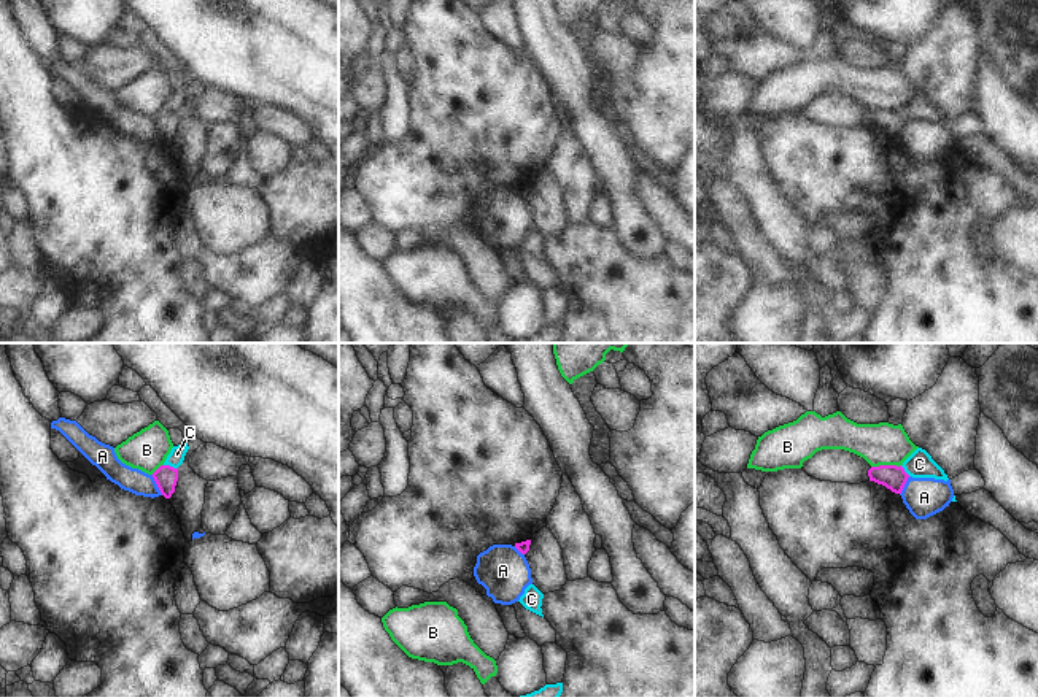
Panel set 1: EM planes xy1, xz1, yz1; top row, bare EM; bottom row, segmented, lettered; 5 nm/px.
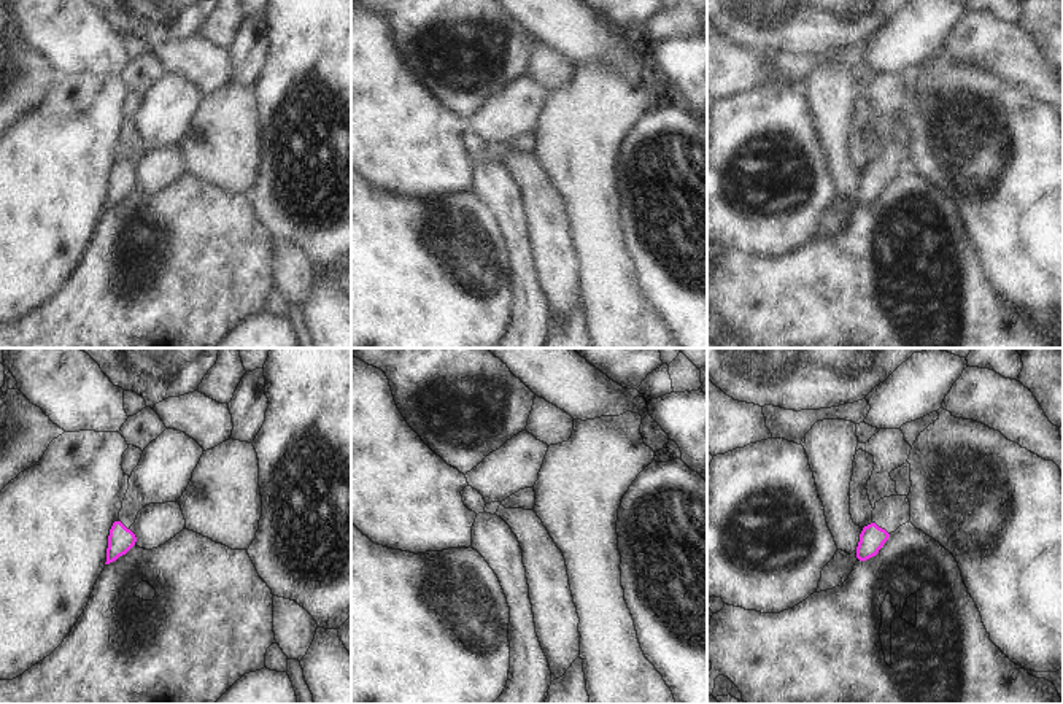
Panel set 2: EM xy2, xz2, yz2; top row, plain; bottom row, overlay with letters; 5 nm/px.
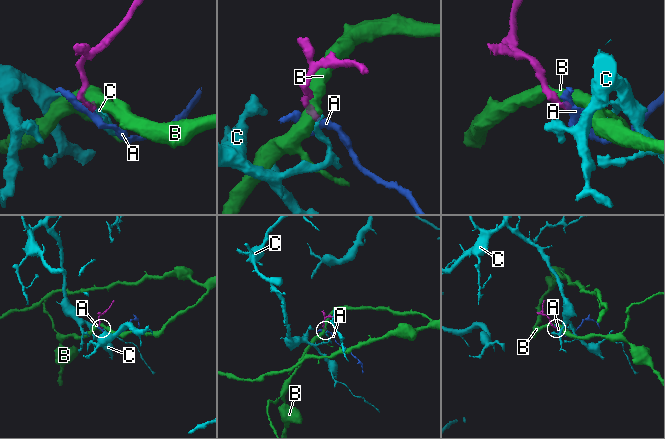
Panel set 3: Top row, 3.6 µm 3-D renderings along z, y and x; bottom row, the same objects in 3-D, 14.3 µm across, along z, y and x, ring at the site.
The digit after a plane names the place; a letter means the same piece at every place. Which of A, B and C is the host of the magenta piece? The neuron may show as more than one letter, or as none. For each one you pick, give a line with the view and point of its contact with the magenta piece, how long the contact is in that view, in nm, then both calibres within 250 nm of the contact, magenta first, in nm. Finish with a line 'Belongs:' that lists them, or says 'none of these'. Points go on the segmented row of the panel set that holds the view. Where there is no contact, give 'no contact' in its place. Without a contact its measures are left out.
Belongs: none of these

